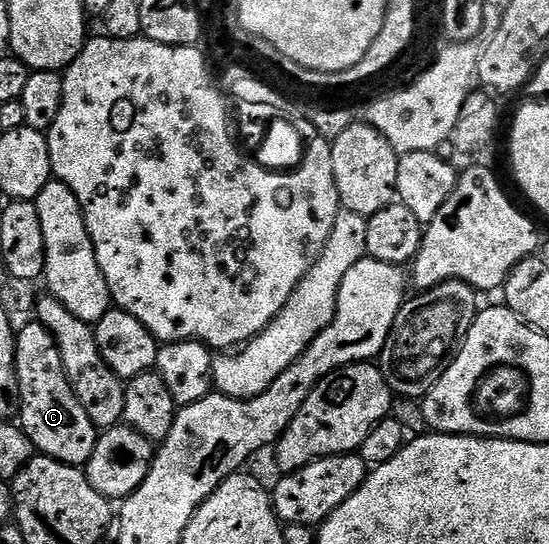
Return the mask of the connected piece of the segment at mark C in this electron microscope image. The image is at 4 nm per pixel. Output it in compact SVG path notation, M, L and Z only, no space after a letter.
M31 322L17 329L16 370L22 395L20 426L41 455L65 464L84 466L90 461L100 435L84 406L80 406L54 336L47 328Z

